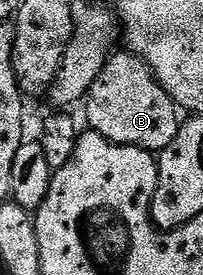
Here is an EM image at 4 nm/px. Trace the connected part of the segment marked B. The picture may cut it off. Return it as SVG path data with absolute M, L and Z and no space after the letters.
M126 49L120 51L111 54L104 69L100 69L100 77L96 77L96 85L92 85L85 97L89 130L100 133L100 137L113 143L161 153L168 149L168 145L172 145L172 141L176 141L180 108L139 55Z

